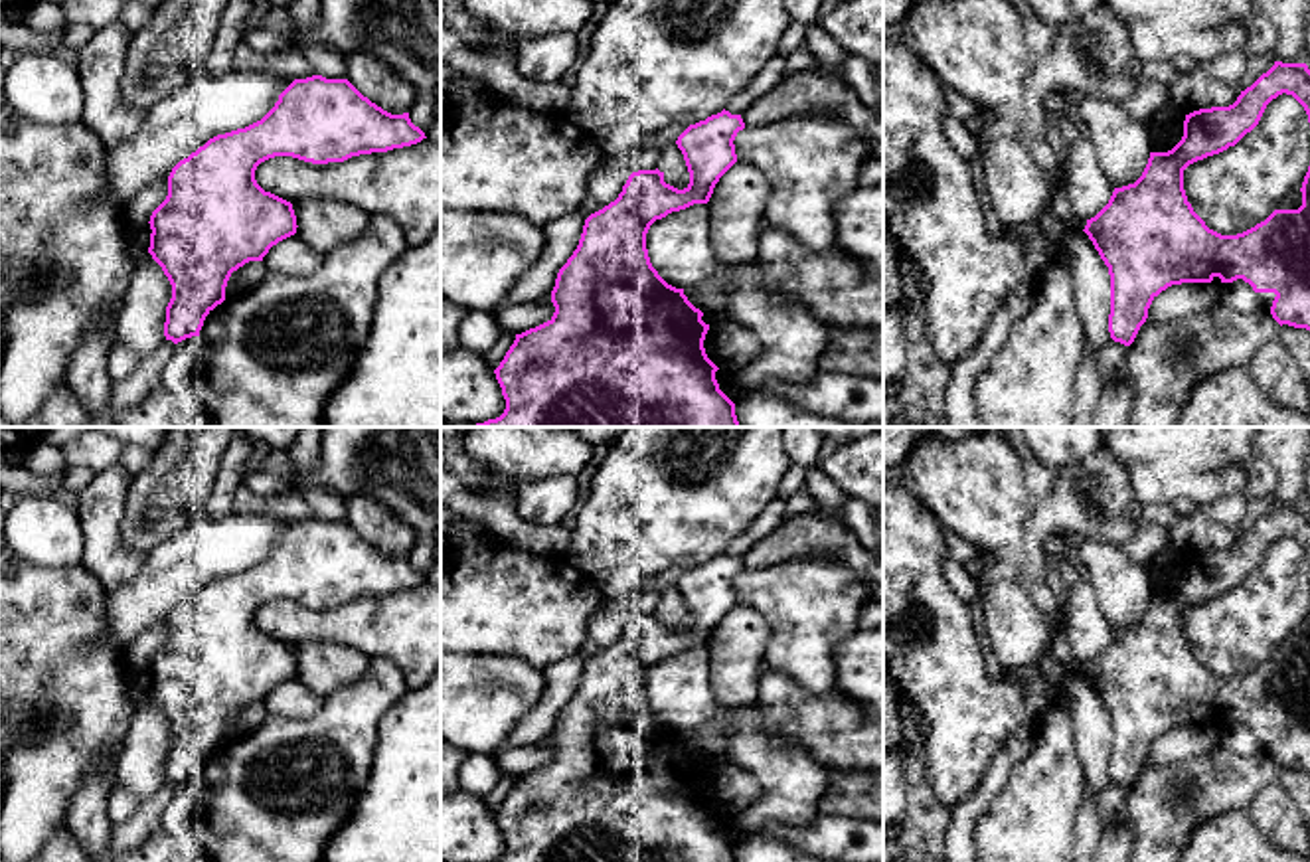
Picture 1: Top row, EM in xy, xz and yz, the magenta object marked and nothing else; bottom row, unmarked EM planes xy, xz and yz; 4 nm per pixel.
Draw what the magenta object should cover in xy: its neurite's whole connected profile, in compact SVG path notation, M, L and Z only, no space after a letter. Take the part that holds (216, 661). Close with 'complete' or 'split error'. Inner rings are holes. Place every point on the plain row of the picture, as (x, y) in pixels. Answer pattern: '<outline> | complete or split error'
M312 518L294 522L275 550L257 565L209 581L204 589L180 603L168 619L168 639L150 658L148 696L162 710L172 728L172 741L166 749L164 779L174 787L200 779L205 759L225 743L225 730L233 714L249 704L263 704L273 688L296 676L292 646L265 635L255 613L275 599L292 599L312 607L344 605L352 599L387 595L421 585L425 575L415 569L409 556L391 558L364 540L348 522L326 522Z | complete

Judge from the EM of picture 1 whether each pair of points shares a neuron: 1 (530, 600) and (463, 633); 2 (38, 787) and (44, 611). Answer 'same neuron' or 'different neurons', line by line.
1: same neuron
2: same neuron

